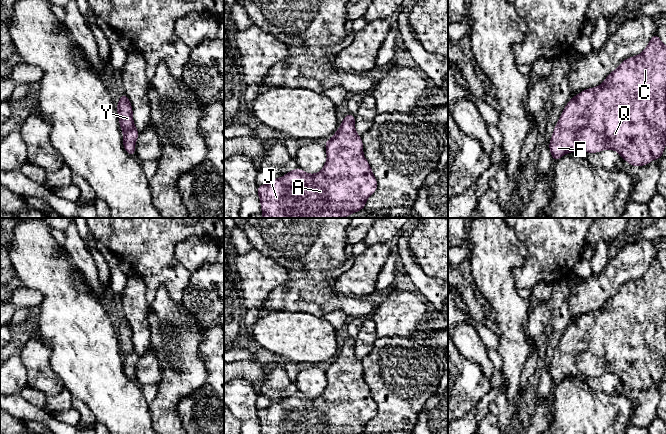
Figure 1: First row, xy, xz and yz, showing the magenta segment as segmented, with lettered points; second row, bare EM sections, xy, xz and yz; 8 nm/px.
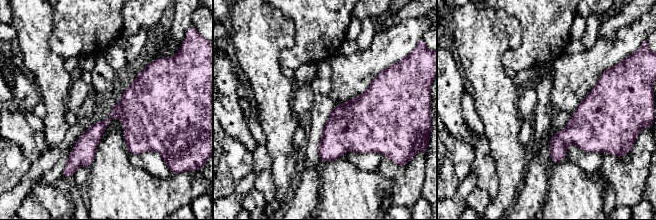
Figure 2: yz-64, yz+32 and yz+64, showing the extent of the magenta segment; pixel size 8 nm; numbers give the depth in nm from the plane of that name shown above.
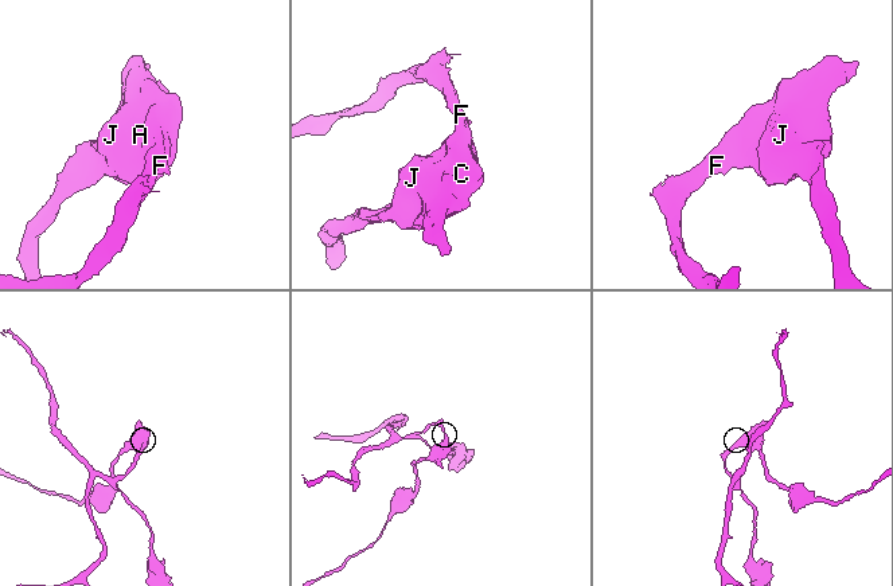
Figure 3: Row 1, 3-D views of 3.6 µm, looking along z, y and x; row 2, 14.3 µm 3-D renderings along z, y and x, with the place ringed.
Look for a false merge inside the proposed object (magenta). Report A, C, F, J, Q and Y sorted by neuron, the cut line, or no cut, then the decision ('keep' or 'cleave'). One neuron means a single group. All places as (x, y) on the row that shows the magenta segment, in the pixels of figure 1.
A C F J Q Y; no cut; keep

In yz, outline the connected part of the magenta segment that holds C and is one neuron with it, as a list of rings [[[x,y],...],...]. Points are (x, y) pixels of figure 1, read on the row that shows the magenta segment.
[[[654,34],[645,50],[638,56],[629,57],[624,60],[620,66],[612,71],[605,81],[595,88],[589,88],[573,98],[570,98],[568,104],[564,108],[559,121],[555,125],[555,129],[549,143],[549,149],[554,161],[559,160],[564,154],[569,152],[589,152],[597,153],[604,149],[616,150],[621,157],[632,166],[644,166],[653,159],[661,159],[664,148],[666,146],[666,46],[661,42],[659,36]]]

